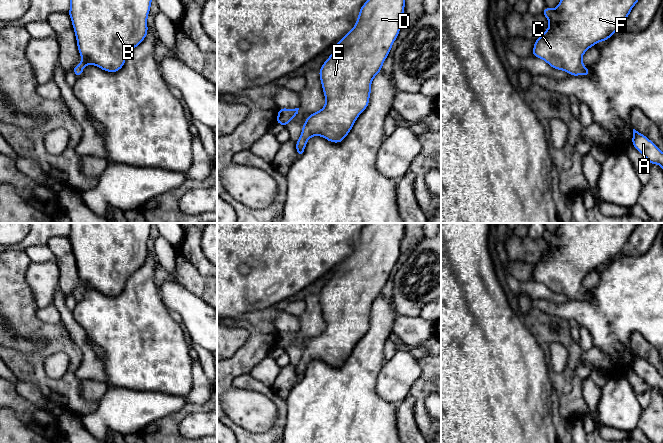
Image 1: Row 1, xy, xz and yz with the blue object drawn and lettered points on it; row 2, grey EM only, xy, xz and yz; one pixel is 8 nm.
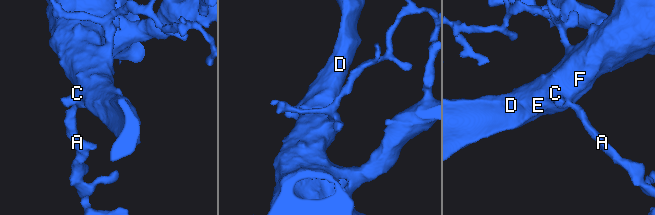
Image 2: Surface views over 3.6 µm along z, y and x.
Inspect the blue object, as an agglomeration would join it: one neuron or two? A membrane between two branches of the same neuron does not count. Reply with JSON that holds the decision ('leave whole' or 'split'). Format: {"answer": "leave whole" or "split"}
{"answer": "leave whole"}

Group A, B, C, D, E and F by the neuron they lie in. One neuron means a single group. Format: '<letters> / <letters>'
A B C D E F

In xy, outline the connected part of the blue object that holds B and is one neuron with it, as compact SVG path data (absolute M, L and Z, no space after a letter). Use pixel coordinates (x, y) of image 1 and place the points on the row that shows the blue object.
M70 0L71 18L82 61L72 70L80 77L86 65L117 72L129 53L147 36L152 0Z

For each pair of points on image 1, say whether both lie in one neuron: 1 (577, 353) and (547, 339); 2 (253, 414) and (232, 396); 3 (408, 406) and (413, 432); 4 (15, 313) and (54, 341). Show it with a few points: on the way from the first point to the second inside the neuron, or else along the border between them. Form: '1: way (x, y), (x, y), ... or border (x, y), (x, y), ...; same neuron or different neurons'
1: way (570, 346), (562, 338), (554, 338); same neuron
2: way (248, 409), (244, 408), (237, 401); same neuron
3: way (408, 412), (408, 426); same neuron
4: way (25, 323), (36, 330), (44, 331); same neuron

